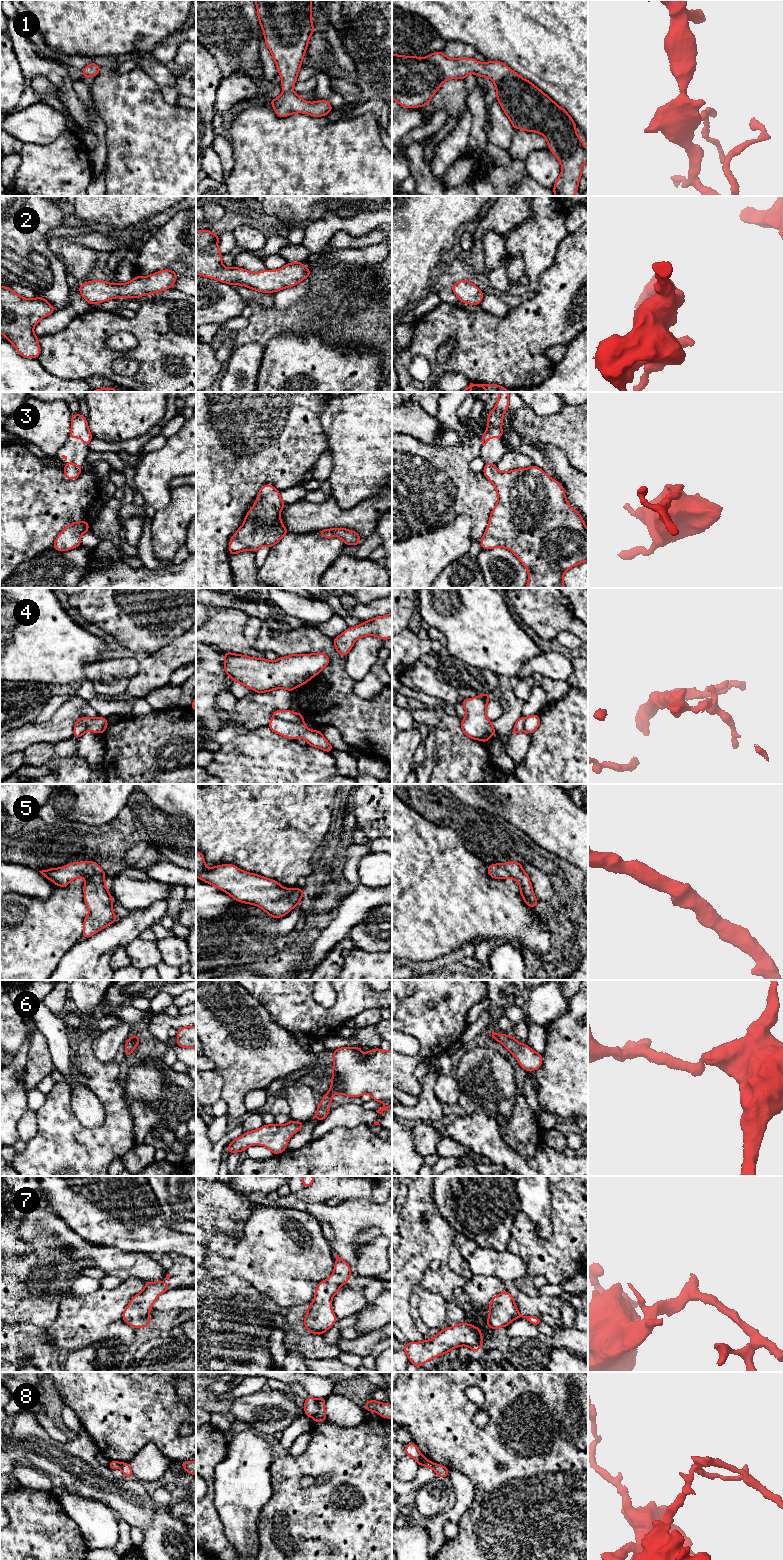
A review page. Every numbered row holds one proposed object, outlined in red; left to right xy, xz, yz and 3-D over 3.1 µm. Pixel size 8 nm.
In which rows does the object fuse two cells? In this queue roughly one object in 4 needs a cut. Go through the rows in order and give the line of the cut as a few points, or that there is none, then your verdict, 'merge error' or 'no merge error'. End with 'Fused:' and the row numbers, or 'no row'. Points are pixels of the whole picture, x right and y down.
1: cut none; no merge error
2: cut none; no merge error
3: cut none; no merge error
4: cut xz (273, 715), (289, 722), (303, 722); merge error
5: cut none; no merge error
6: cut none; no merge error
7: cut none; no merge error
8: cut xz (318, 1400), (318, 1411), (313, 1417); merge error
Fused: 4, 8

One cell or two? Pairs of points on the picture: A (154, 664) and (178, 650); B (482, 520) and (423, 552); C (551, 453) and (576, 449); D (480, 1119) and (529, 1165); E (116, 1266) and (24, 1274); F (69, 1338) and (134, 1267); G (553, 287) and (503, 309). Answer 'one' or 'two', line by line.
A: one
B: two
C: two
D: one
E: two
F: two
G: two

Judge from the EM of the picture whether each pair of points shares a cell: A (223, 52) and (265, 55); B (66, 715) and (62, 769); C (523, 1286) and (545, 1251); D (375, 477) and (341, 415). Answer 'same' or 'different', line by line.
A: different
B: different
C: different
D: same

